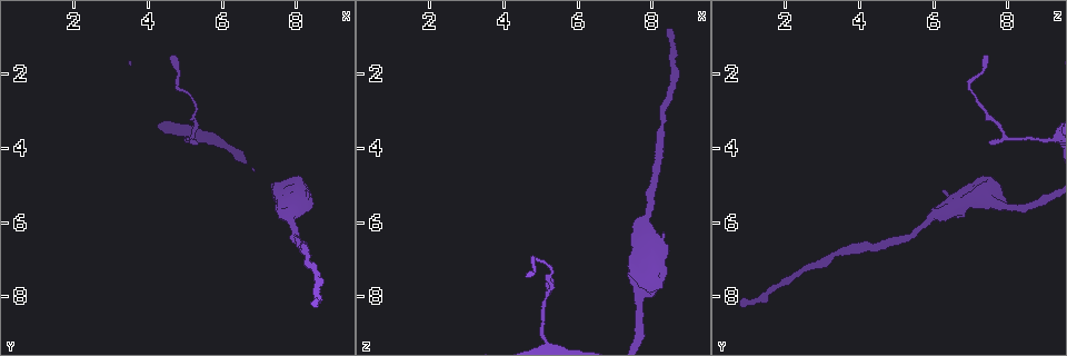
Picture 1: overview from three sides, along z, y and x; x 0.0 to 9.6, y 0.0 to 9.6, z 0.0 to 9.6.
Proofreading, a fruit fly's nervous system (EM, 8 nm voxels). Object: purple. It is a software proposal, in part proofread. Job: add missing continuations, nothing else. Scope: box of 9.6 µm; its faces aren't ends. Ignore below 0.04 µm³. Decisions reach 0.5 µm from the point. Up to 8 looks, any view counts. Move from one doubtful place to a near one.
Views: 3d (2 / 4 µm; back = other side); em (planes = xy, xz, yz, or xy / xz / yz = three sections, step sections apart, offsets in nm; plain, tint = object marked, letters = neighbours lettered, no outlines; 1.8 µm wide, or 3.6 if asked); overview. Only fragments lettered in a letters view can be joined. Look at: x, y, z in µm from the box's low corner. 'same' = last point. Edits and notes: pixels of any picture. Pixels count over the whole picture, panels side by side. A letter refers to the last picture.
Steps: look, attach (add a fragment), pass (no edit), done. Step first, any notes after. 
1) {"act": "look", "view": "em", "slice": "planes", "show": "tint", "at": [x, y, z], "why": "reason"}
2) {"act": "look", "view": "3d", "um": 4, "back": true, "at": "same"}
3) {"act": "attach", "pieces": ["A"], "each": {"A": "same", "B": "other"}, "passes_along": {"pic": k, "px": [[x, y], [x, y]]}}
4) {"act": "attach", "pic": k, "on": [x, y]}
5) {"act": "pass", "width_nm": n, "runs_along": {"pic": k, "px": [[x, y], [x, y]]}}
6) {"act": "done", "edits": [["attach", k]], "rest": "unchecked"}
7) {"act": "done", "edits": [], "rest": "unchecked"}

{"act": "look", "view": "em", "um": 3.6, "slice": "yz", "step": 16, "show": "tint", "at": [4.65, 1.45, 7.40], "why": "long arm stops here"}

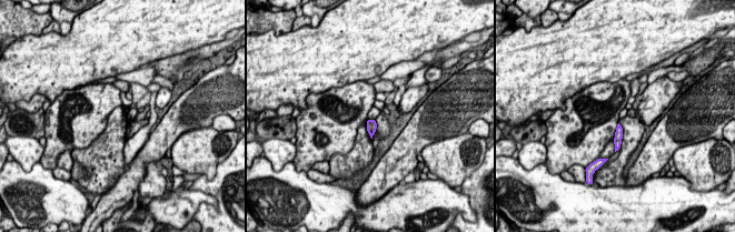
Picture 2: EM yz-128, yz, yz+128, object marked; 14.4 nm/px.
{"act": "look", "view": "em", "um": 3.6, "slice": "planes", "show": "letters", "at": "same", "why": "another direction"}

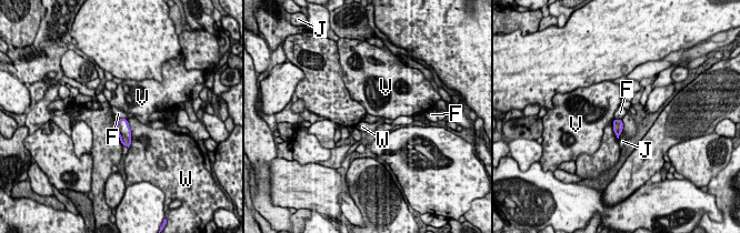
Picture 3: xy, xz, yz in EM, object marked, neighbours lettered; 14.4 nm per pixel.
{"act": "pass", "each": {"F": "other", "J": "other", "V": "other", "W": "other"}, "border": {"pic": 3, "px": [[127, 119], [117, 120]]}, "found": "no lettered fragment goes on from it"}

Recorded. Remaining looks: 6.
{"act": "look", "view": "3d", "um": 4, "at": [5.30, 3.90, 7.50], "why": "an open end"}

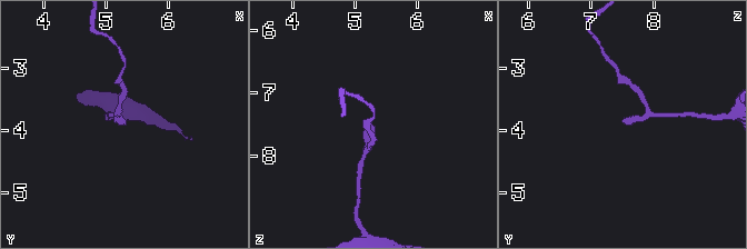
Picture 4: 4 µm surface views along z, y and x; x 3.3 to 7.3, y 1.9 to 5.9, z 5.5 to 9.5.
{"act": "look", "view": "em", "slice": "planes", "show": "letters", "at": [5.25, 3.90, 7.50]}

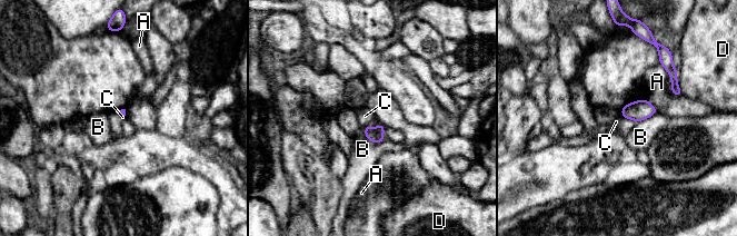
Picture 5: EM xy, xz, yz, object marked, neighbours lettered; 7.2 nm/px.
{"act": "pass", "longest_contact_nm": ["A", 300], "each": {"A": "other", "B": "other", "C": "other", "D": "other"}, "border": {"pic": 5, "px": [[368, 124], [364, 127]]}, "found": "no lettered fragment goes on from it"}

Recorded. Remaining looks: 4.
{"act": "look", "view": "em", "um": 3.6, "slice": "yz", "step": 16, "show": "tint", "at": [7.85, 5.45, 7.70], "why": "thick turns thin"}

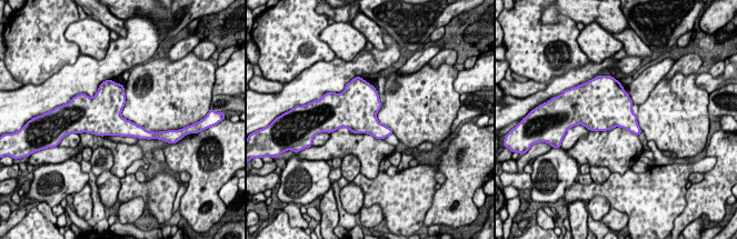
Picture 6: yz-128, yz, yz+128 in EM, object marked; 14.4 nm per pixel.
{"act": "look", "view": "em", "um": 3.6, "slice": "planes", "show": "tint", "at": "same"}

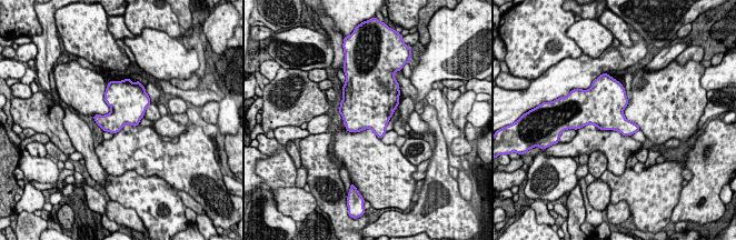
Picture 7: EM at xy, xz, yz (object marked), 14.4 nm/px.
{"act": "look", "view": "em", "um": 3.6, "slice": "planes", "show": "letters", "at": "same", "why": "what lies round it"}

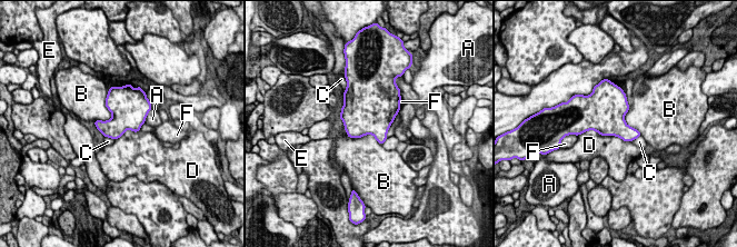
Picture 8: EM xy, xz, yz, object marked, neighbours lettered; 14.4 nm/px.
{"act": "pass", "each": {"A": "other", "B": "other", "C": "other", "D": "other", "E": "other", "F": "other"}, "found": "none of them fits"}

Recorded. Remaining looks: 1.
{"act": "done", "edits": [], "rest": "unchecked"}

